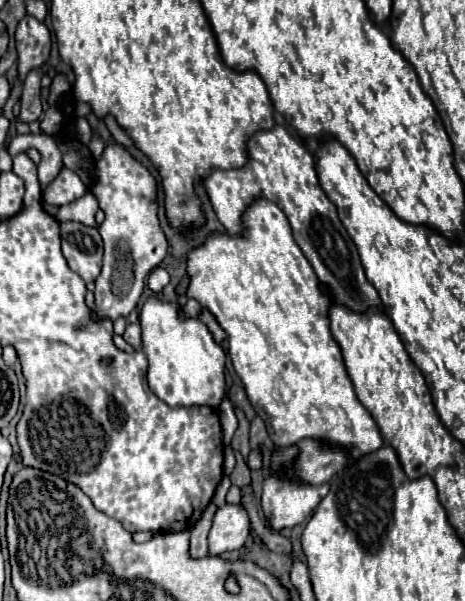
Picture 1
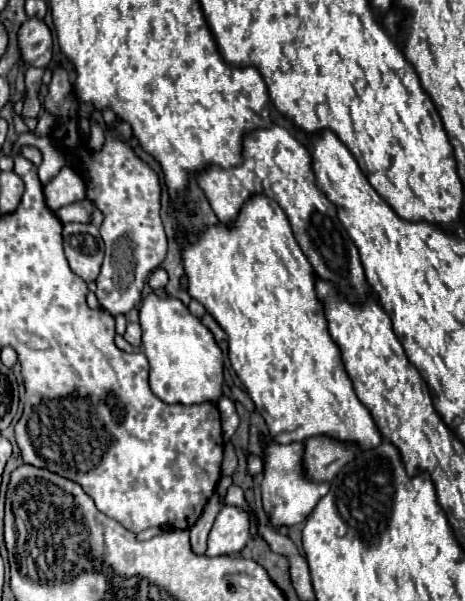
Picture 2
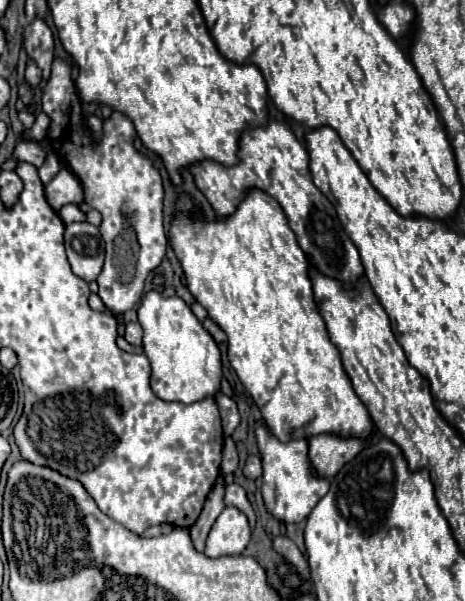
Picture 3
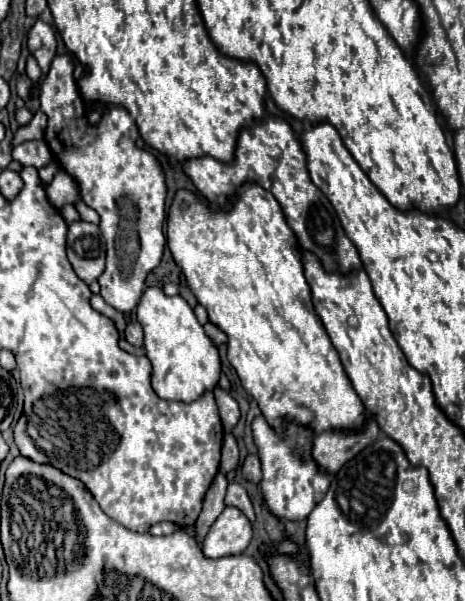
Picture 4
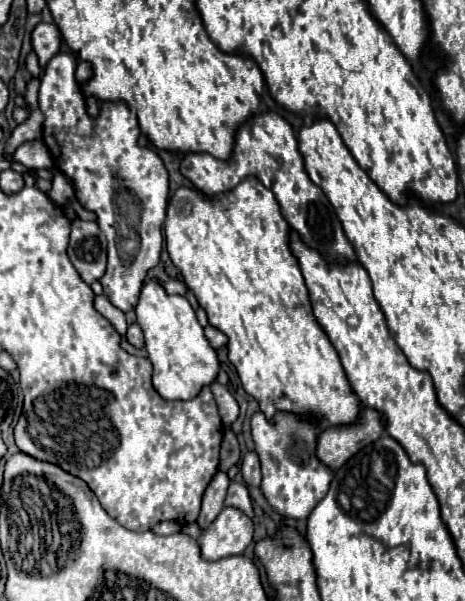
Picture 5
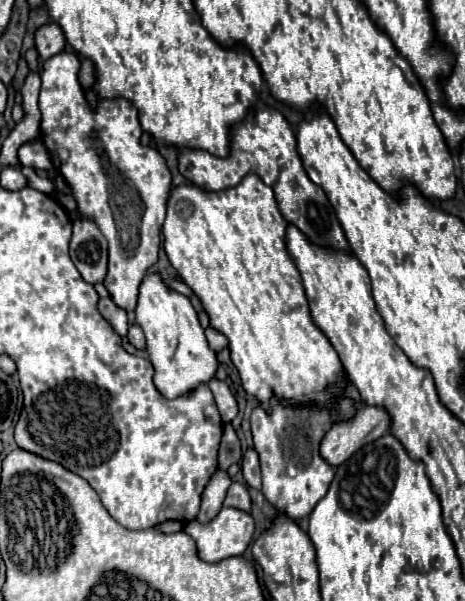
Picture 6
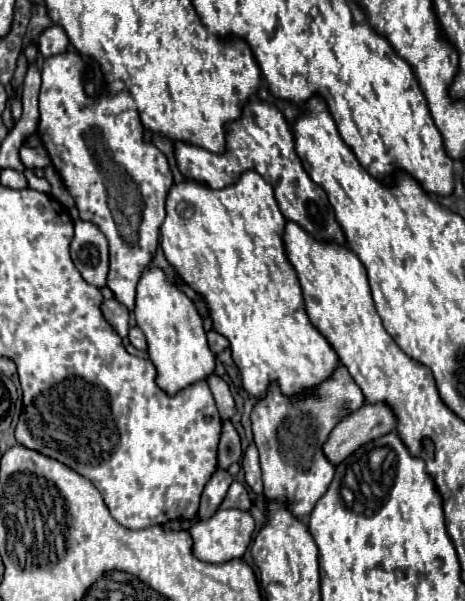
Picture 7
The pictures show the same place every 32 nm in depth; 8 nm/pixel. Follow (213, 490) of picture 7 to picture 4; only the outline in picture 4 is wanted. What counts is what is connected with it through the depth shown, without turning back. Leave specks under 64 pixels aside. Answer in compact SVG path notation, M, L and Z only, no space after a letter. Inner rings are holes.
M222 472L216 474L214 482L210 484L206 496L204 496L204 506L202 506L202 512L196 520L196 542L202 544L208 528L212 526L212 522L220 516L220 512L226 508L224 504L224 496L226 496L226 476Z

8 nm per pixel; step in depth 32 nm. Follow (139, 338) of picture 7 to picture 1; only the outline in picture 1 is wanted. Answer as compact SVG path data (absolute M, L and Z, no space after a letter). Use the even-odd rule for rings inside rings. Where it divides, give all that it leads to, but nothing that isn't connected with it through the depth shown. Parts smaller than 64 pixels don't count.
M128 324L126 332L124 332L124 340L128 344L132 344L136 350L142 348L142 340L140 340L140 324Z

